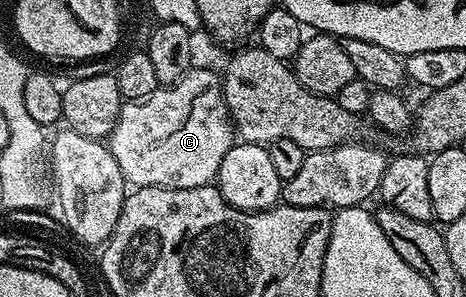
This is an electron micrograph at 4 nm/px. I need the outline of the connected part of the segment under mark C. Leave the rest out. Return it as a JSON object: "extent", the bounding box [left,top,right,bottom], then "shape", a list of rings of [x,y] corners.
{"extent":[106,66,234,189],"shape":[[[193,66],[176,83],[157,87],[150,97],[130,99],[121,106],[118,121],[106,139],[108,148],[122,169],[125,184],[138,187],[173,187],[194,189],[217,182],[222,157],[234,146],[232,117],[224,100],[224,85],[219,74],[208,67]]]}

